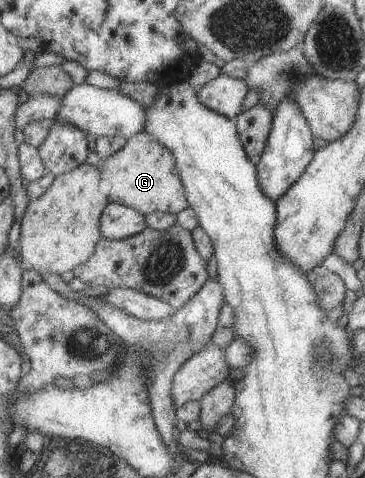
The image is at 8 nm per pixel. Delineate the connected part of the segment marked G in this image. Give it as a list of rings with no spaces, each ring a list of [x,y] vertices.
[[[143,130],[133,134],[114,154],[97,166],[100,183],[108,203],[136,209],[140,214],[153,212],[172,213],[188,207],[185,190],[179,179],[171,152]]]

